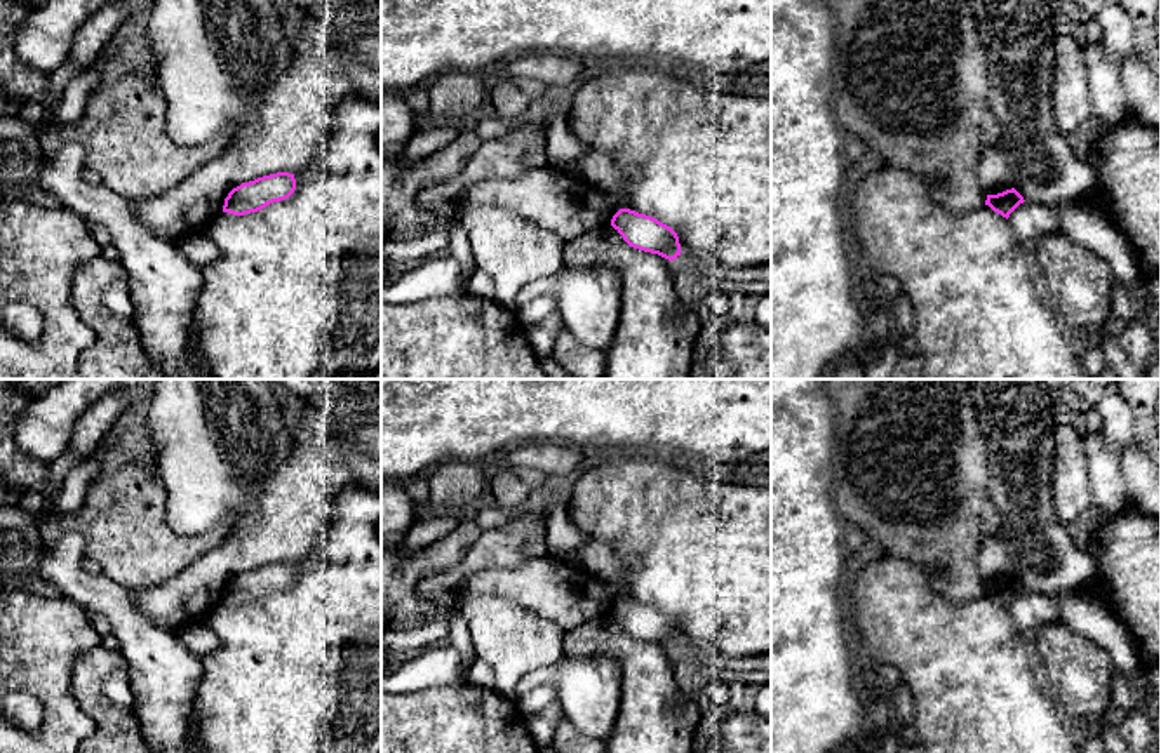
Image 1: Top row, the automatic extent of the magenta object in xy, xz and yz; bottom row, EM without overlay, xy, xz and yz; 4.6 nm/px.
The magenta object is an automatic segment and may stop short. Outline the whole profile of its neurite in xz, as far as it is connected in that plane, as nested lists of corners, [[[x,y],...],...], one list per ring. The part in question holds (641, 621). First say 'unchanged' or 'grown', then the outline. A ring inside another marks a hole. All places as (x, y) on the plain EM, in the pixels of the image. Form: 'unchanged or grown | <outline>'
unchanged | [[[620,598],[613,605],[611,616],[634,638],[658,643],[668,650],[677,649],[682,642],[677,623],[651,605]]]

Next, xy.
unchanged | [[[277,562],[242,572],[225,588],[223,602],[244,605],[258,602],[273,591],[289,588],[296,579],[294,563]]]

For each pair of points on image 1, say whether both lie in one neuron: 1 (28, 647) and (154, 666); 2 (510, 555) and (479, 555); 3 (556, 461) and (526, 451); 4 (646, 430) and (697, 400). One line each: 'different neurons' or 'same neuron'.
1: different neurons
2: same neuron
3: same neuron
4: same neuron

